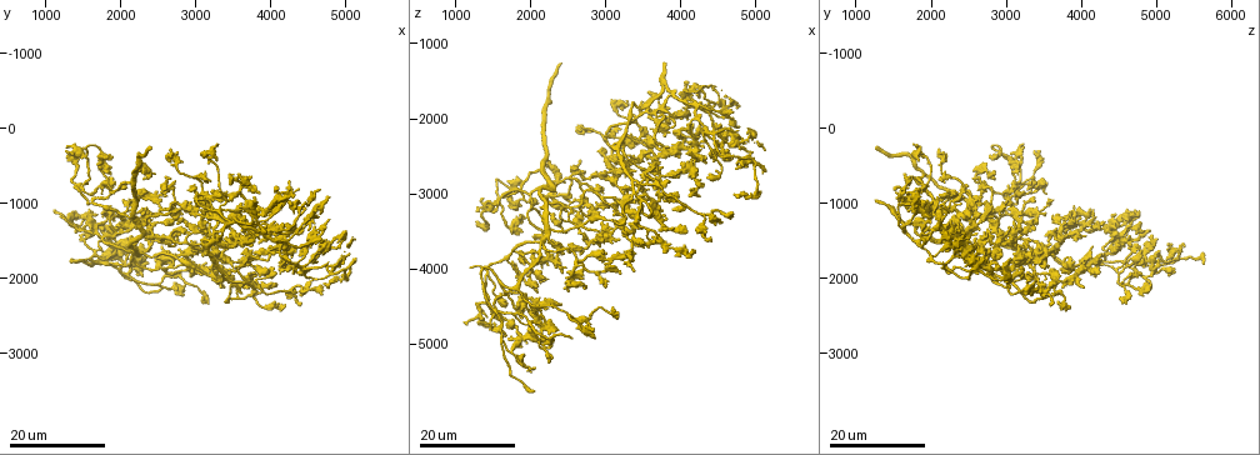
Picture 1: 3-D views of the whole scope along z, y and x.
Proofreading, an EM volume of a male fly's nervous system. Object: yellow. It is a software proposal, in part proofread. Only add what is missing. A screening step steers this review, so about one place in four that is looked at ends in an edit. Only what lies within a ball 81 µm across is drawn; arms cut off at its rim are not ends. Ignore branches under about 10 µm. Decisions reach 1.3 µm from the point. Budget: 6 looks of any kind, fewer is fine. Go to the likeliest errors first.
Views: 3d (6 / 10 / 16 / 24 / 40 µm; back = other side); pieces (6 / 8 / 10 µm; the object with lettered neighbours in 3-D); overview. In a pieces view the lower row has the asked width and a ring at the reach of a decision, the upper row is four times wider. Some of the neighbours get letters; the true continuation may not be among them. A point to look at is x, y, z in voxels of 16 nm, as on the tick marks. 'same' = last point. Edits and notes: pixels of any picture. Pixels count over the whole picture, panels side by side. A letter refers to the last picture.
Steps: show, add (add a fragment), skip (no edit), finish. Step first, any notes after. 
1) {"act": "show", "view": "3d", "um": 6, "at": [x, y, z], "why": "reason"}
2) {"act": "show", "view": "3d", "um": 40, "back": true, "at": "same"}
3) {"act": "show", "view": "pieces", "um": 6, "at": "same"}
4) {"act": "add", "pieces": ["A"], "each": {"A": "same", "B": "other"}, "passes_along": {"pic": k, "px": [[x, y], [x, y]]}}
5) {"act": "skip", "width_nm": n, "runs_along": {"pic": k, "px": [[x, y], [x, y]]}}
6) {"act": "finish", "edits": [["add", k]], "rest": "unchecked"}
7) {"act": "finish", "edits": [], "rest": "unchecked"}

{"act": "show", "view": "3d", "um": 16, "at": [1250, 1150, 4000], "why": "free end"}

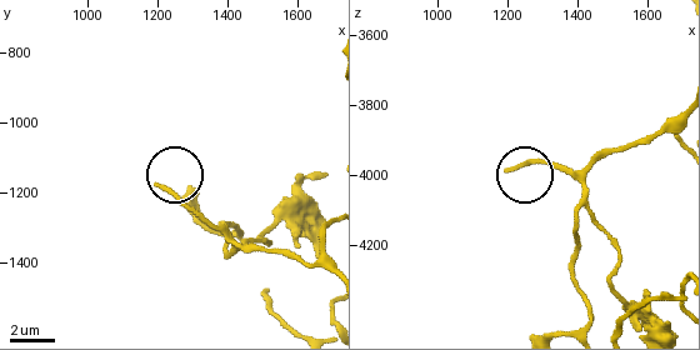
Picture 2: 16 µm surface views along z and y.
{"act": "show", "view": "pieces", "um": 6, "at": [1210, 1170, 3980]}

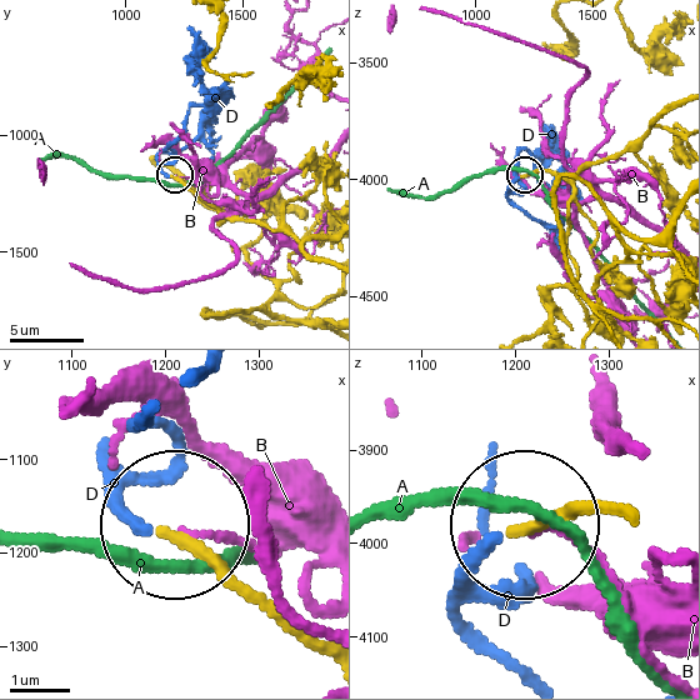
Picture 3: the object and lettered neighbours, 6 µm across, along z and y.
{"act": "add", "pieces": ["D"], "each": {"A": "other", "B": "other", "D": "same"}, "passes_along": {"pic": 3, "px": [[320, 650], [131, 515], [171, 455], [146, 425]]}, "found": "the neuron continues"}

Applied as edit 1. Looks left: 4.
{"act": "show", "view": "overview"}

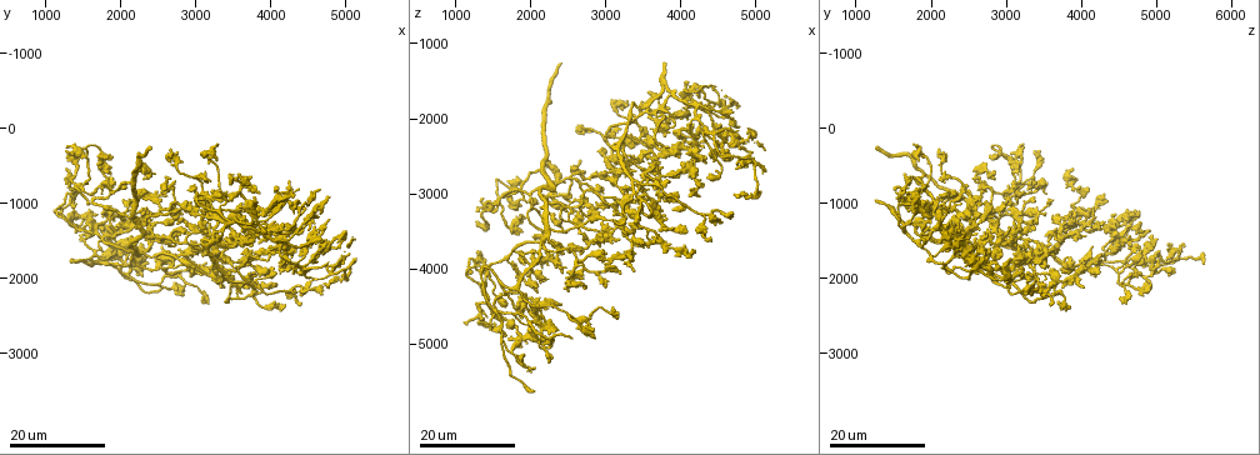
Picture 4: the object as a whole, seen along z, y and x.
{"act": "show", "view": "3d", "um": 16, "at": [3950, 1300, 2000], "why": "thin end"}

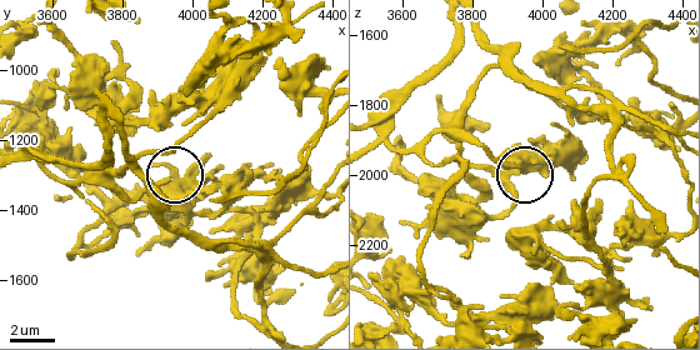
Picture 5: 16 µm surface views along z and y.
{"act": "show", "view": "pieces", "um": 6, "at": [3930, 1320, 1970]}

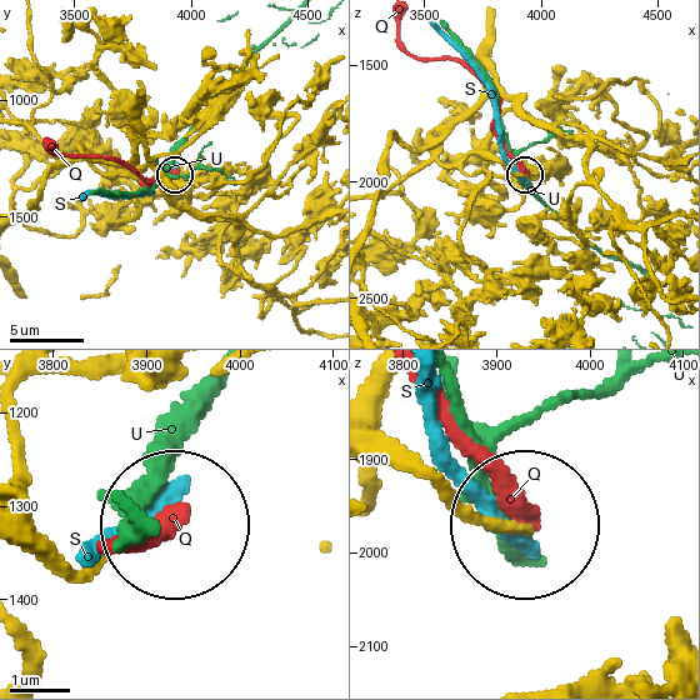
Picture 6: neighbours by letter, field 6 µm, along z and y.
{"act": "skip", "width_nm": 170, "each": {"Q": "other", "S": "other", "U": "other"}, "runs_along": {"pic": 6, "px": [[370, 208], [394, 134], [446, 164], [484, 153], [524, 175]]}, "found": "no lettered fragment goes on from it"}

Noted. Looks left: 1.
{"act": "finish", "edits": [["add", 3]], "rest": "unchecked"}

